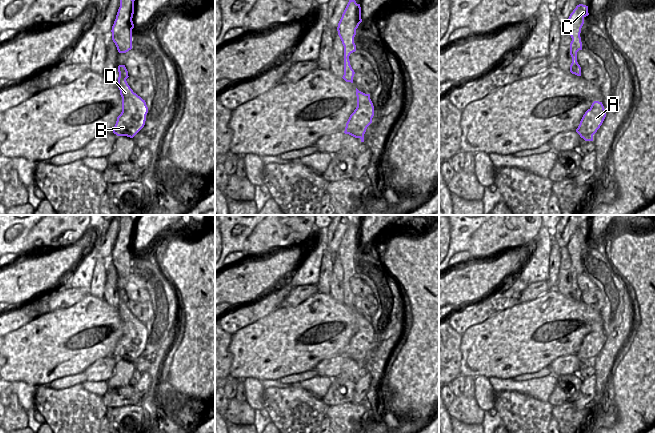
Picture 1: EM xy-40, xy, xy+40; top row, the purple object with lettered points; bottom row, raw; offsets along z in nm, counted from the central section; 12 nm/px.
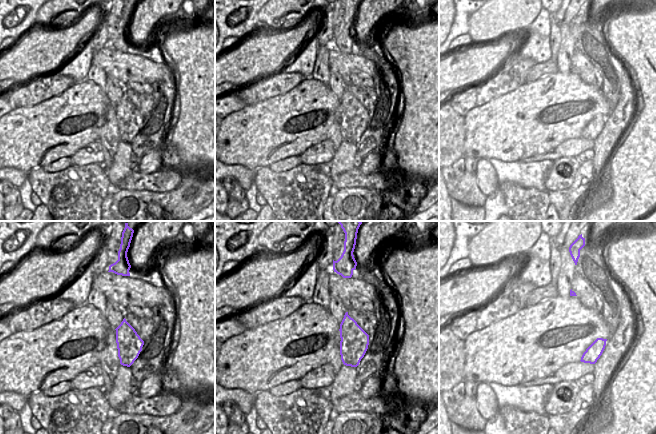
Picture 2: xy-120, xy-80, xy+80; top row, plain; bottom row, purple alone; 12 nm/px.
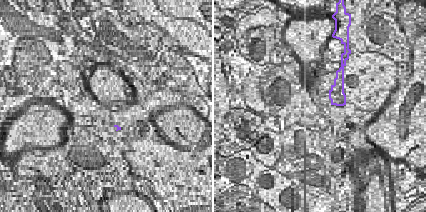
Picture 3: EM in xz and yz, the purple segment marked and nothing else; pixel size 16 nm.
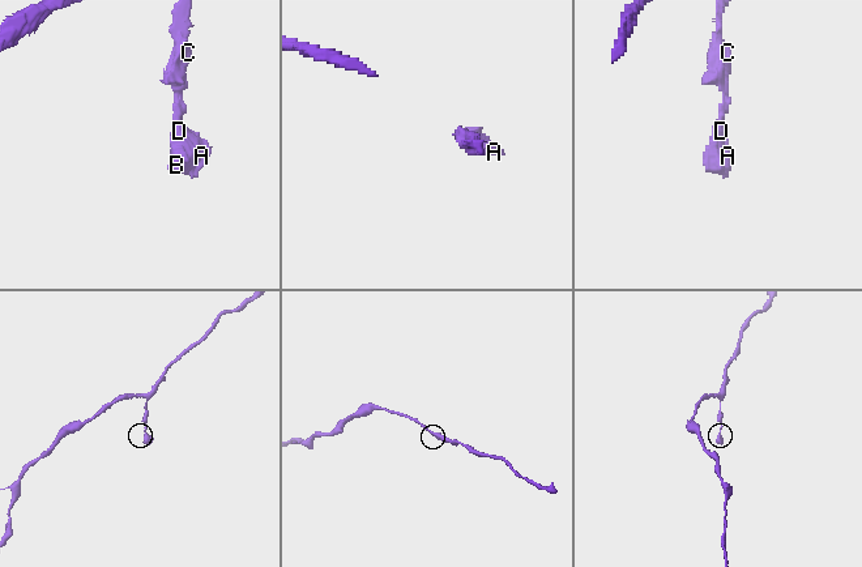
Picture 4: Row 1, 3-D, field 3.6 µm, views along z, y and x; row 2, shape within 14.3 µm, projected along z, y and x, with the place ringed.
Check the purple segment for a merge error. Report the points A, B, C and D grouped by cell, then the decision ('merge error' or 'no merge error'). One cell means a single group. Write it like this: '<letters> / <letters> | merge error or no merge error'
A B C D | no merge error

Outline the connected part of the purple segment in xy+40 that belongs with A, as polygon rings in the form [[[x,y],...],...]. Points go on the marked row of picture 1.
[[[594,101],[583,115],[576,132],[585,141],[593,141],[593,135],[600,128],[605,117],[606,111],[602,102]]]

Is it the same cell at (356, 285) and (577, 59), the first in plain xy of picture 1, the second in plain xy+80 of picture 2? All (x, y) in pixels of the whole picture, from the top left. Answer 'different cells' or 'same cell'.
same cell

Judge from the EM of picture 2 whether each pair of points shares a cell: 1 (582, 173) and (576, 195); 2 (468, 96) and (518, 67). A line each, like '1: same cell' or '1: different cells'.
1: same cell
2: same cell

